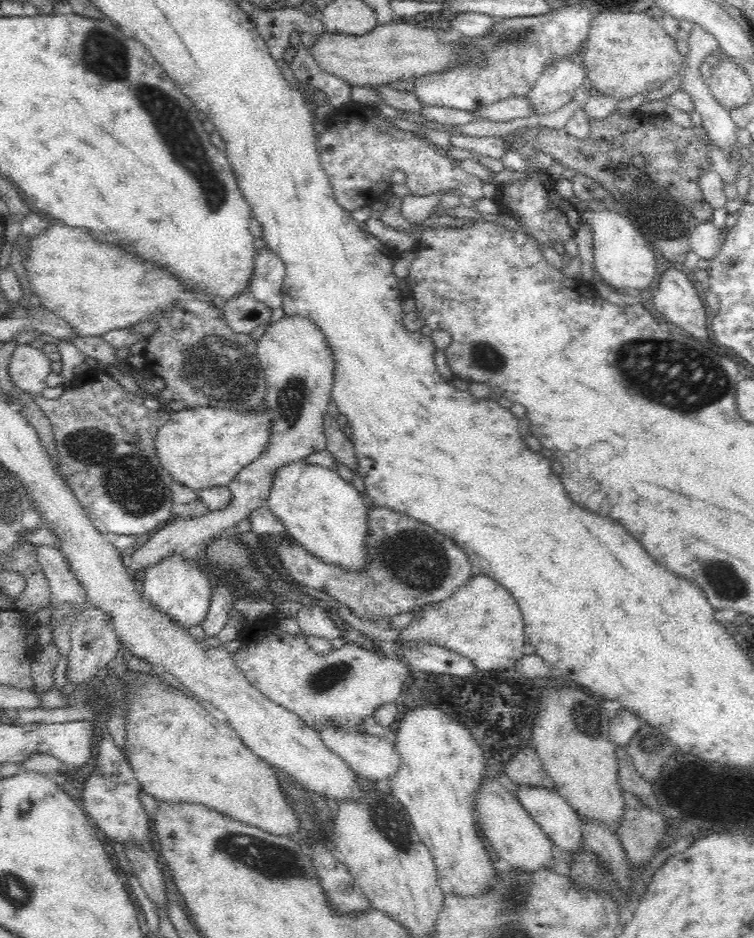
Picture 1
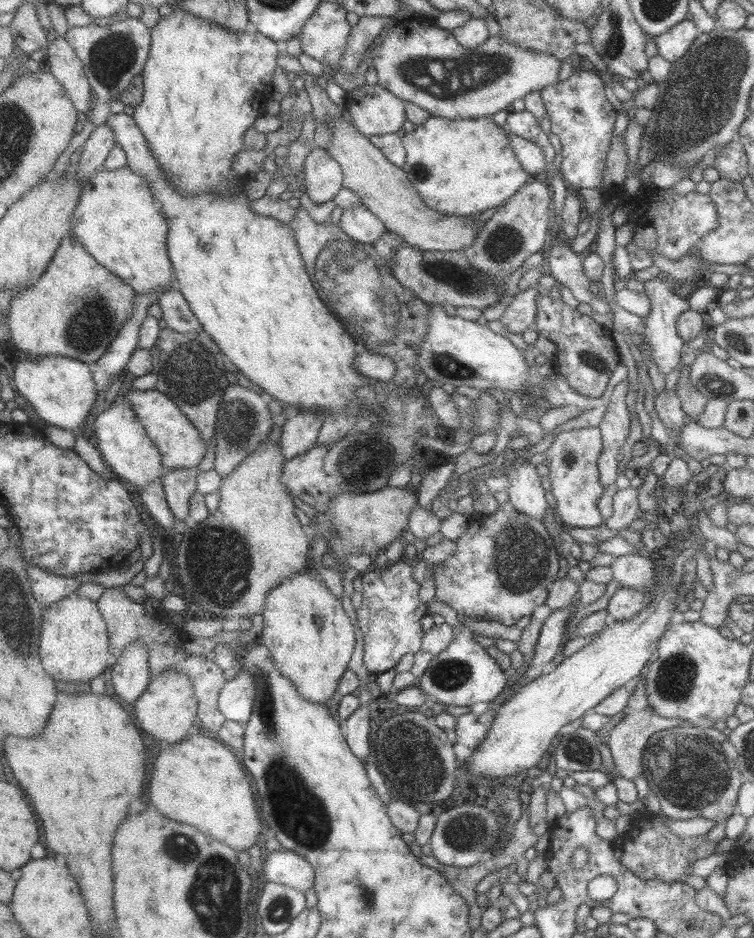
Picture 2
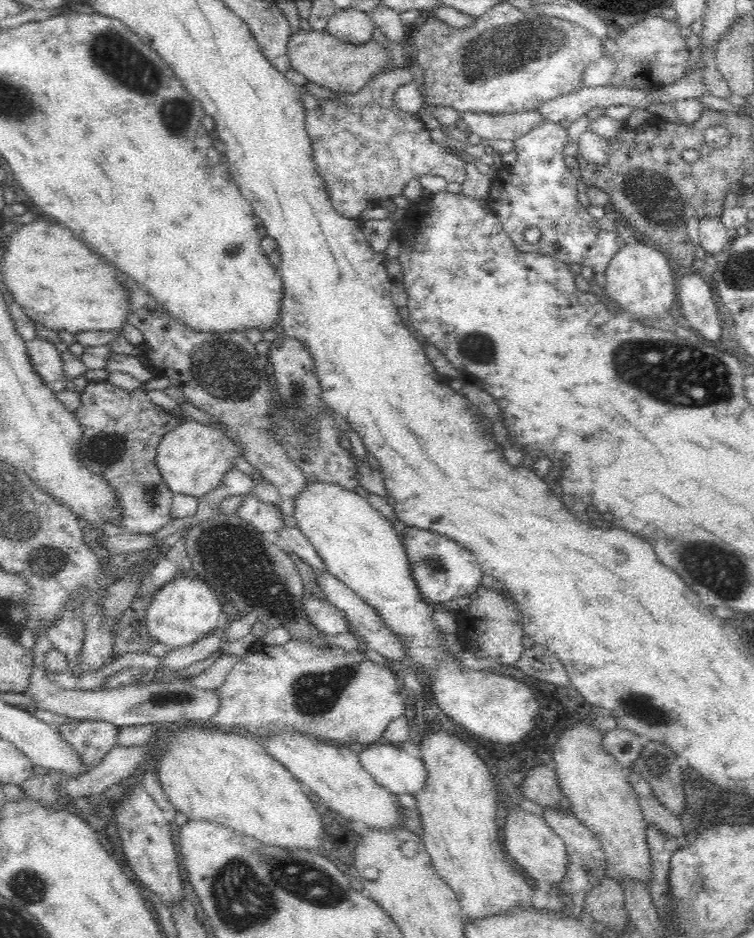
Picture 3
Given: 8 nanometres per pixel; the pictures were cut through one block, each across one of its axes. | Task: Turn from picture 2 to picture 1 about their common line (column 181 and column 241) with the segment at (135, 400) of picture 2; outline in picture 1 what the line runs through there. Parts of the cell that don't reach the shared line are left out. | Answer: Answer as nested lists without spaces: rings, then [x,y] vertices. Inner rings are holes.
[[[266,402],[253,411],[207,406],[171,411],[168,422],[164,423],[155,437],[155,454],[162,468],[170,473],[172,479],[194,492],[227,487],[240,470],[263,454],[268,446],[271,429],[272,413]]]

